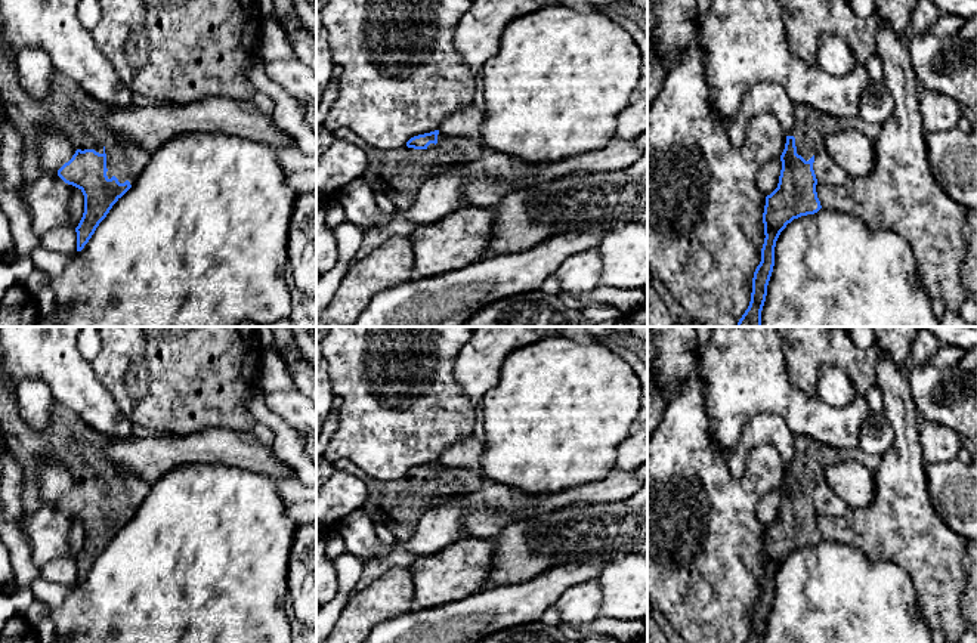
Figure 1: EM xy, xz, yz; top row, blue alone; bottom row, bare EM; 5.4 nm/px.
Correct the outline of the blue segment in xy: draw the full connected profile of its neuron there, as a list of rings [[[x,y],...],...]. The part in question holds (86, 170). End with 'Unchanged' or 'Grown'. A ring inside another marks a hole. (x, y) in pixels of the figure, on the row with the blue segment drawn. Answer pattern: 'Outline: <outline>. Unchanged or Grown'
Outline: [[[4,50],[0,52],[0,96],[7,118],[24,137],[22,169],[27,182],[43,176],[37,154],[37,133],[41,129],[58,130],[72,142],[75,154],[58,170],[58,176],[84,195],[84,213],[75,228],[77,251],[81,251],[112,205],[135,185],[151,155],[133,140],[118,137],[106,127],[105,117],[111,105],[90,98],[75,81],[62,74],[55,74],[50,93],[43,102],[31,98],[21,87],[15,59]]]. Grown

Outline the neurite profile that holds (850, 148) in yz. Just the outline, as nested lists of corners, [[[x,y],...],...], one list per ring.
[[[842,129],[826,136],[825,151],[847,171],[848,177],[863,177],[872,173],[874,142],[862,130]]]

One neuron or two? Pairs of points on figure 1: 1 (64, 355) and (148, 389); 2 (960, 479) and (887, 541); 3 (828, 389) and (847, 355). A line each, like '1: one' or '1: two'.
1: two
2: two
3: two

